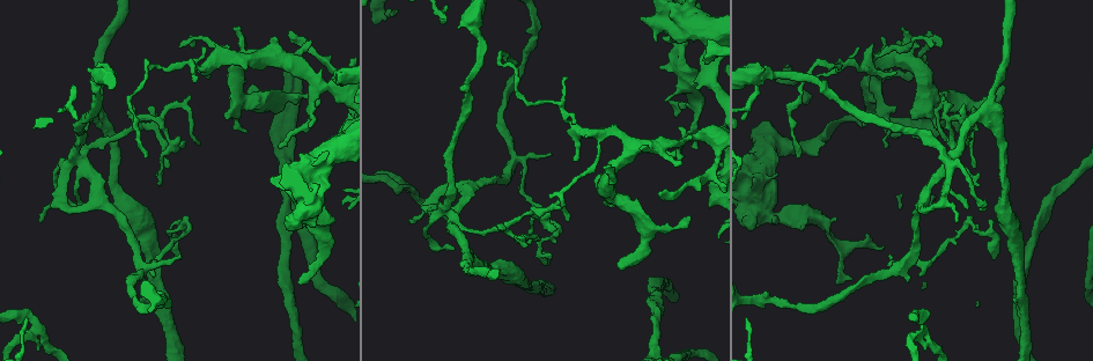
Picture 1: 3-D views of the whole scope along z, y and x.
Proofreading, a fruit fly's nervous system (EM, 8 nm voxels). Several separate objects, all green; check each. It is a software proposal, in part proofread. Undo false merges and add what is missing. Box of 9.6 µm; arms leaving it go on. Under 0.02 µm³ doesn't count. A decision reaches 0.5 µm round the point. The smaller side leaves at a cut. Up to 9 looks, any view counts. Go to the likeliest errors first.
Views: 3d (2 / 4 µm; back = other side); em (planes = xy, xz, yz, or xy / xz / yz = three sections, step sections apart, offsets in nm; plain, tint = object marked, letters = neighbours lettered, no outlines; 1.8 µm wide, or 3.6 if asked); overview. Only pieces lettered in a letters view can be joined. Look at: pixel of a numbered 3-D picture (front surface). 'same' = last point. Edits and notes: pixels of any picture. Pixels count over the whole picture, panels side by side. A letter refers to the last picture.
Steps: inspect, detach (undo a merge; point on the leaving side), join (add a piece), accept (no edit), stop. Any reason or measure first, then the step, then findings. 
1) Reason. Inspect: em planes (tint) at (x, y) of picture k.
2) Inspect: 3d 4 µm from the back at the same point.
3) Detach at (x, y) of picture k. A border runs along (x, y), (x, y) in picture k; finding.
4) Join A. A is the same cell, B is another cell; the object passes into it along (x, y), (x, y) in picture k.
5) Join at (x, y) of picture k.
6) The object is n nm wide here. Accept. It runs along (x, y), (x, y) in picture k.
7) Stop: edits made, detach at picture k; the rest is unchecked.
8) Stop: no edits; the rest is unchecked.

Arms run side by side. Inspect: em planes (letters) at (446, 214) of picture 1.

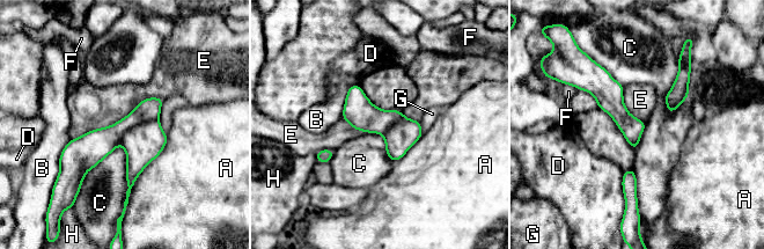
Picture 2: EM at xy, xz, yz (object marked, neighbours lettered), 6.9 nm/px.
Accept. A, B, C, D, E, F, G and H are other cells; a border runs along (120, 143), (86, 174), (76, 196) in picture 2; all the same neuron.

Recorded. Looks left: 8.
Inspect: em xz step 8 (letters) at (408, 188) of picture 1.

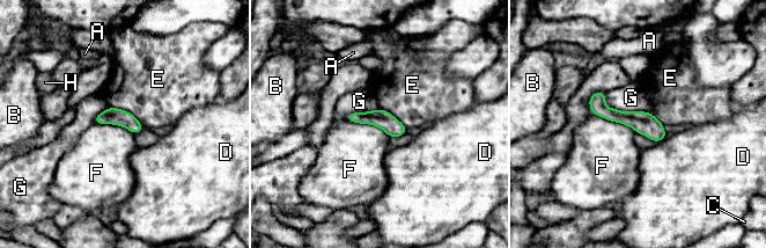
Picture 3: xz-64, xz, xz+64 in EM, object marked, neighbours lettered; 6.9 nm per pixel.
Inspect: em planes (letters) at the same point.

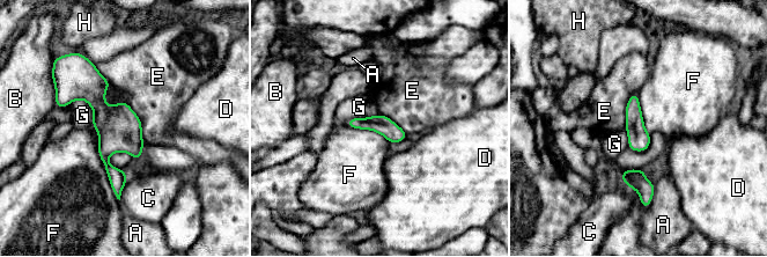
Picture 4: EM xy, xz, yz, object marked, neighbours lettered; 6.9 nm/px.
Accept. A, B, C, D, E, F, G and H are other cells; a border runs along (91, 123), (119, 200) in picture 4; all the same neuron.

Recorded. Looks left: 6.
Inspect: 3d 2 µm at (504, 227) of picture 1.

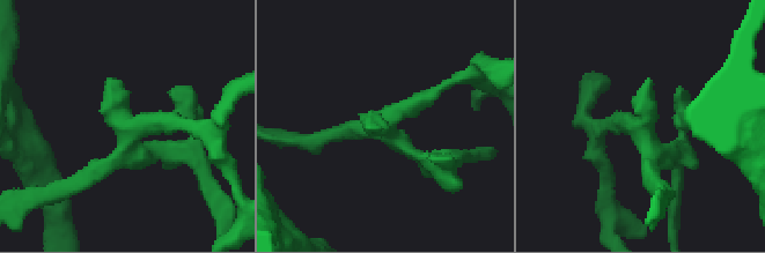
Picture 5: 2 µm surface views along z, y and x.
Shape alone is not enough. Inspect: em yz step 8 (tint) at (652, 155) of picture 5.

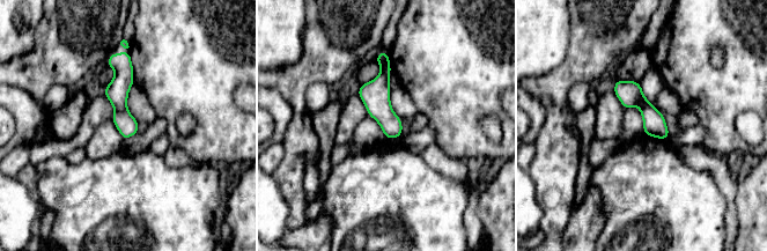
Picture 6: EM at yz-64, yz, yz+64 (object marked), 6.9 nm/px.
Inspect: em planes (letters) at the same point.

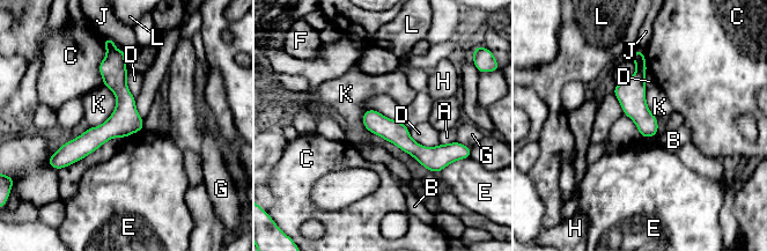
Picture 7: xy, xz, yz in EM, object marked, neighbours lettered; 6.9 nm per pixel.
Accept. A, B, C, D, E, F, G, H, J, K and L are other cells; it runs along (118, 53), (122, 115), (67, 162) in picture 7; all the same neuron.

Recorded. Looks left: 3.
Thin end. Inspect: 3d 4 µm at (550, 260) of picture 1.

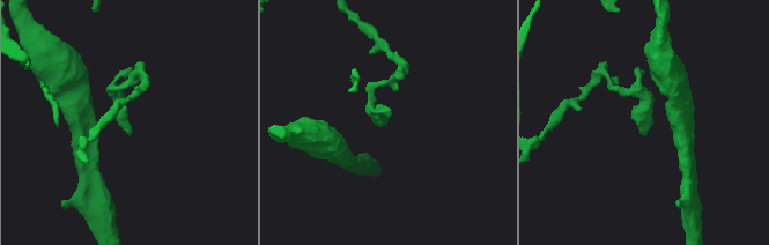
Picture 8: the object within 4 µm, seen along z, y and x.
Need the tissue. Inspect: em xy step 16 (tint) at (130, 135) of picture 8.

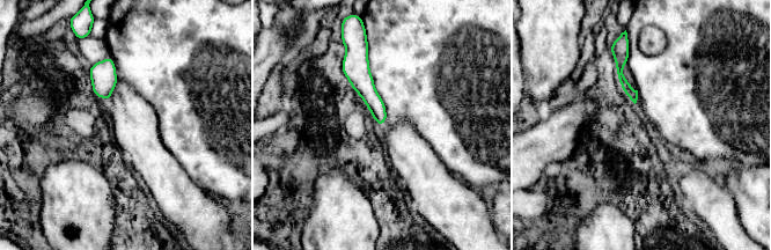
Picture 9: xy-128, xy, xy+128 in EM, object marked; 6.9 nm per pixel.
See the neighbours. Inspect: em xy step 16 (letters) at the same point.

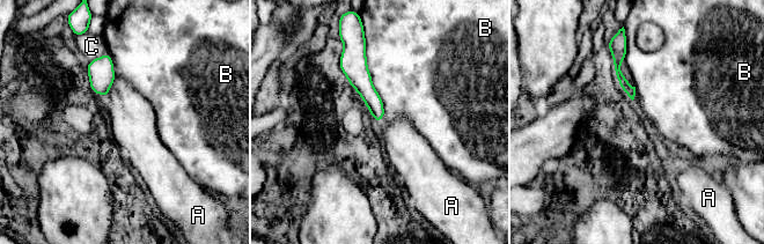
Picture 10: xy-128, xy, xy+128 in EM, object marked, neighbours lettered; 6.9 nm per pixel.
Accept. A, B and C are other cells; a border runs along (116, 76), (107, 97) in picture 10; none of them fits.

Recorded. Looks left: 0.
Stop: no edits; the rest is unchecked.

